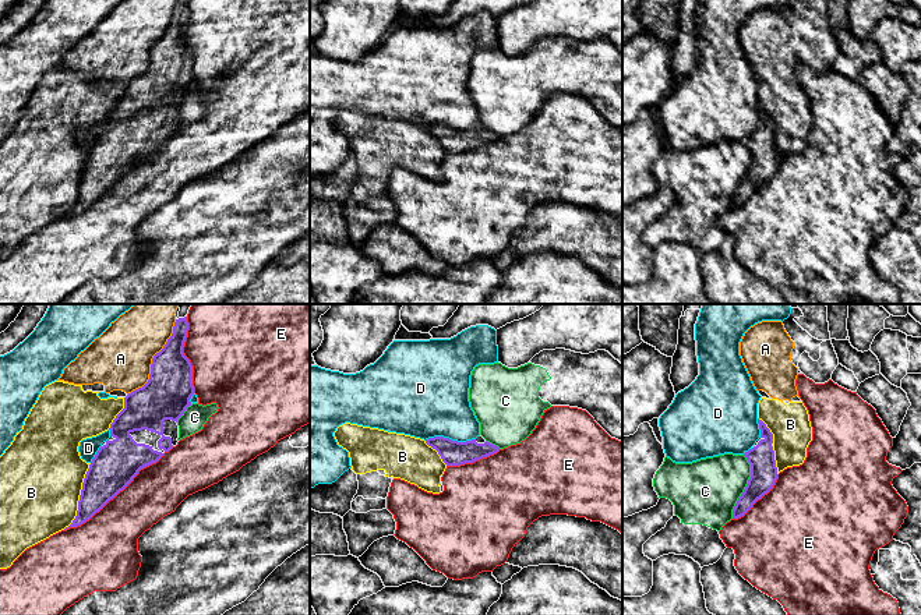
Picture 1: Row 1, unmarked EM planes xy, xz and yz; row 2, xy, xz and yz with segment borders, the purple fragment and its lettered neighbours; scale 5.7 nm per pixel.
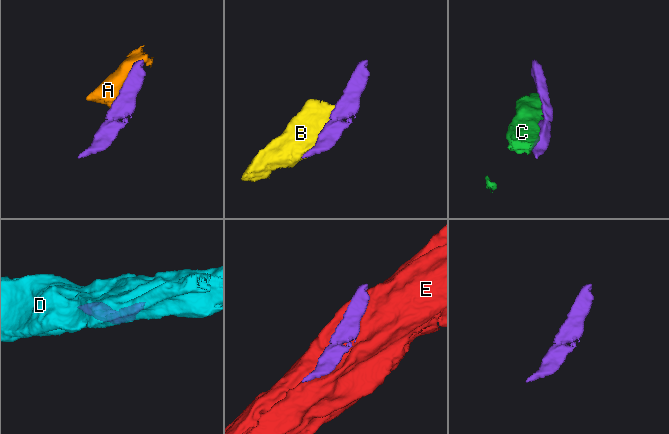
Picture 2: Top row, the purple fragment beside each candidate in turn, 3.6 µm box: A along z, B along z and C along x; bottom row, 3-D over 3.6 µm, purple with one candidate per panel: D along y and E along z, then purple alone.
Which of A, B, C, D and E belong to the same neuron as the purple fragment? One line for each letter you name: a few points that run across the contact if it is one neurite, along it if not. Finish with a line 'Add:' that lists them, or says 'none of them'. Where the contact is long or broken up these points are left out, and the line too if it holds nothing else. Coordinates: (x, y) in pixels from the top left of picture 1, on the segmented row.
Add: none of them

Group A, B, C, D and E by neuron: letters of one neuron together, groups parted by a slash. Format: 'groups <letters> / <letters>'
groups A B / C / D / E

